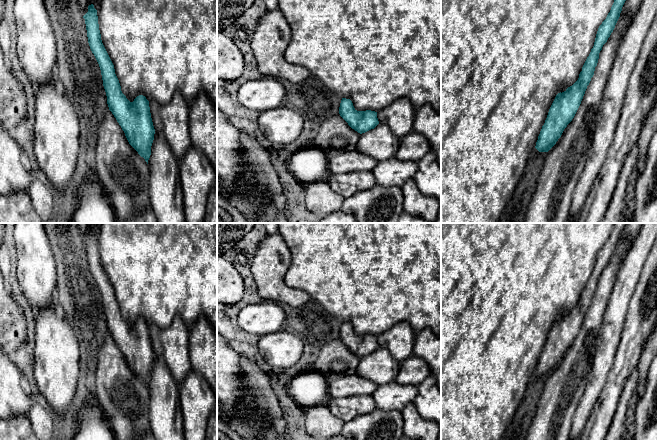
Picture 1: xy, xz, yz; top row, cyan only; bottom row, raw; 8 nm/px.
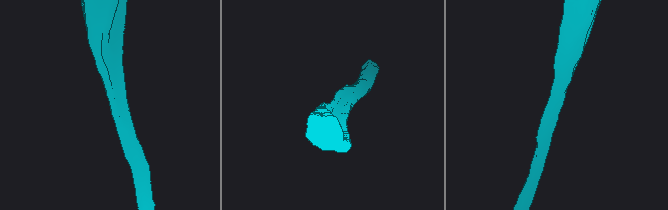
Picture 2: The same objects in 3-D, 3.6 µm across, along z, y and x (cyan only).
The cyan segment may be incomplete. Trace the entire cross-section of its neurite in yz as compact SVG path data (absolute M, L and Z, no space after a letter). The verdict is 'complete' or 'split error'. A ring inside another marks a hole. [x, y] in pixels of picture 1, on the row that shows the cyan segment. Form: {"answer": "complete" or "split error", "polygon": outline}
{"answer": "complete", "polygon": "M614 0L606 19L598 28L594 46L582 67L578 80L564 92L556 95L536 142L535 148L539 152L548 152L574 118L594 75L599 53L613 32L625 1Z"}

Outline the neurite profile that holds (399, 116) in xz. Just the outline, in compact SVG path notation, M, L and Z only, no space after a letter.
M407 98L397 99L377 112L380 124L388 126L392 134L402 138L413 131L416 107Z

